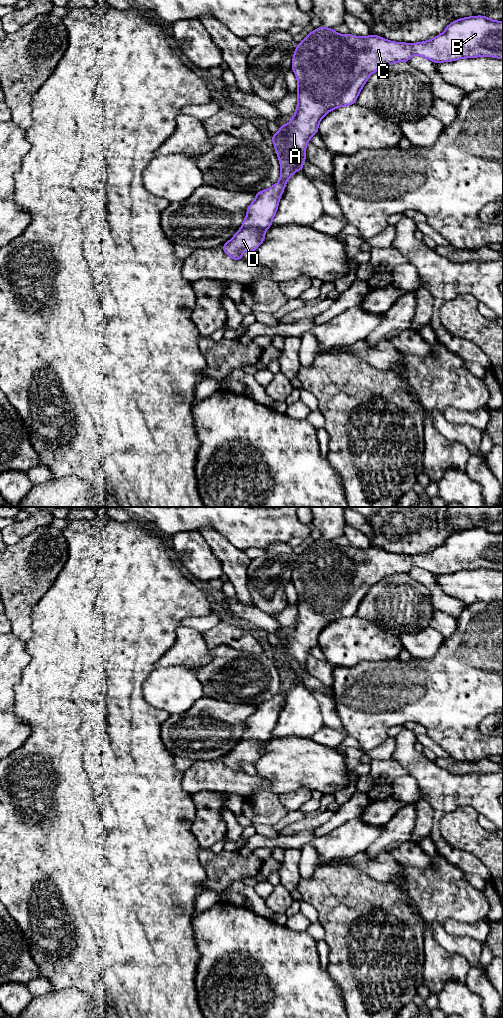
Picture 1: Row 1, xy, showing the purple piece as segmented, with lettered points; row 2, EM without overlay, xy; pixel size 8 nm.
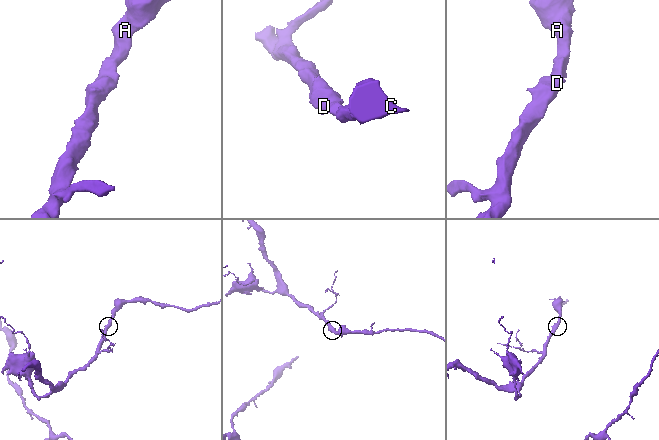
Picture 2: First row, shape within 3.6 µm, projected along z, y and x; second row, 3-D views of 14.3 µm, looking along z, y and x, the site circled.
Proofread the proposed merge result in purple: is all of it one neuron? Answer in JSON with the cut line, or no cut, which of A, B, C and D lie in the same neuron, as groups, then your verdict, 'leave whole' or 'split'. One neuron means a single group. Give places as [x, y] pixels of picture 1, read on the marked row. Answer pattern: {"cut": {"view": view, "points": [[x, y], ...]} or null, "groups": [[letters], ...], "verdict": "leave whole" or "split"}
{"cut": null, "groups": [["A", "B", "C", "D"]], "verdict": "leave whole"}

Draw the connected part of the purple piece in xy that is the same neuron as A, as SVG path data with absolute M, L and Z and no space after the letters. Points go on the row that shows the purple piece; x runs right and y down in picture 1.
M481 15L461 18L447 25L440 35L419 43L393 42L374 34L367 37L342 35L324 26L307 34L306 38L297 44L292 59L292 70L298 82L295 114L286 125L278 126L279 132L272 135L281 167L279 181L255 194L255 200L247 208L242 227L222 246L231 259L241 260L243 251L254 252L263 243L267 229L272 226L288 179L296 171L303 170L306 146L310 138L318 133L322 118L338 107L356 103L360 91L374 72L396 62L408 62L413 55L424 57L436 64L482 56L503 59L503 21Z

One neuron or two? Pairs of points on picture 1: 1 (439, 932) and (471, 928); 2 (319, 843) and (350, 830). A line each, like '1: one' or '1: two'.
1: two
2: one

